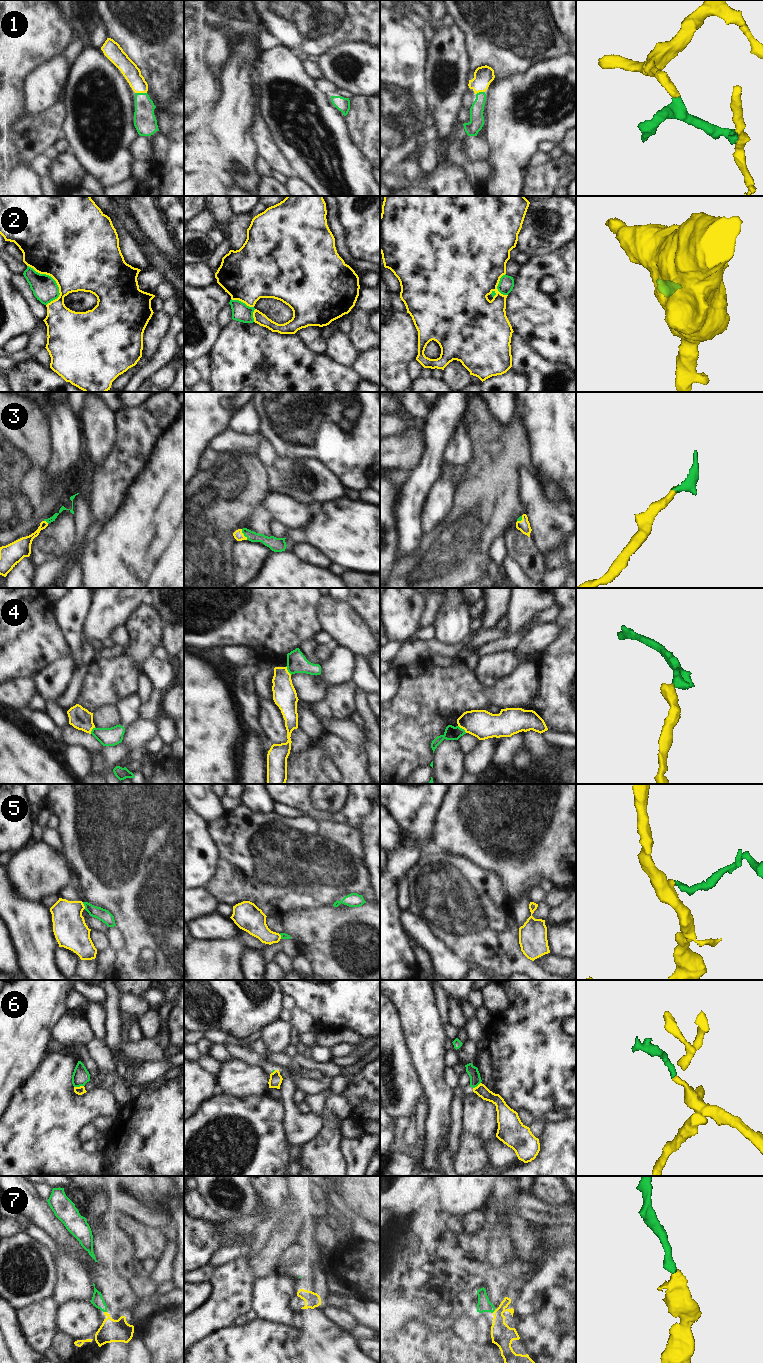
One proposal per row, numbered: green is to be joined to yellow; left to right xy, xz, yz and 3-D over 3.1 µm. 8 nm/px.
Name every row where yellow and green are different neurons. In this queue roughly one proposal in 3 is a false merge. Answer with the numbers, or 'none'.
2, 4

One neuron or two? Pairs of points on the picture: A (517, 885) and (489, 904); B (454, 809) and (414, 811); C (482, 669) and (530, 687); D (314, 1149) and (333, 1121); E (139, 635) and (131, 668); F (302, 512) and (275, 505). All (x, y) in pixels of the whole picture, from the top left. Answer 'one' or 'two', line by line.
A: two
B: two
C: two
D: one
E: one
F: one

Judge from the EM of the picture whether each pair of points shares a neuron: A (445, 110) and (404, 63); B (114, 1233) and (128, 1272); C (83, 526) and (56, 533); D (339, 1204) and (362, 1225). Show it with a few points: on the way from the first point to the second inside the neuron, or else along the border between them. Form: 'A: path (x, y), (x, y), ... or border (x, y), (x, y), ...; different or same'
A: border (427, 65), (427, 105), (430, 112); different
B: path (124, 1242), (128, 1249), (128, 1262); same
C: border (73, 514), (75, 541), (69, 550); different
D: path (345, 1210), (356, 1219); same

